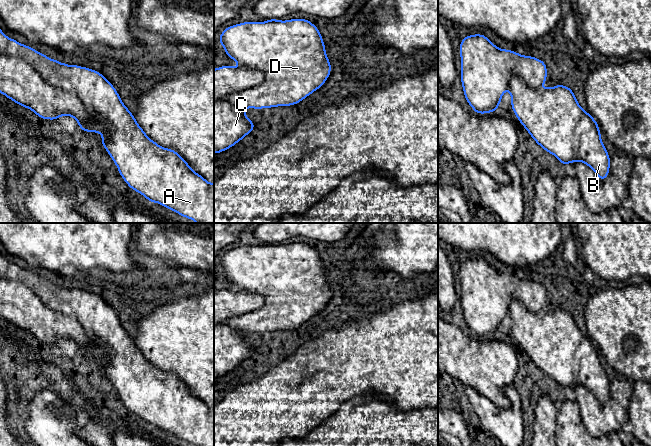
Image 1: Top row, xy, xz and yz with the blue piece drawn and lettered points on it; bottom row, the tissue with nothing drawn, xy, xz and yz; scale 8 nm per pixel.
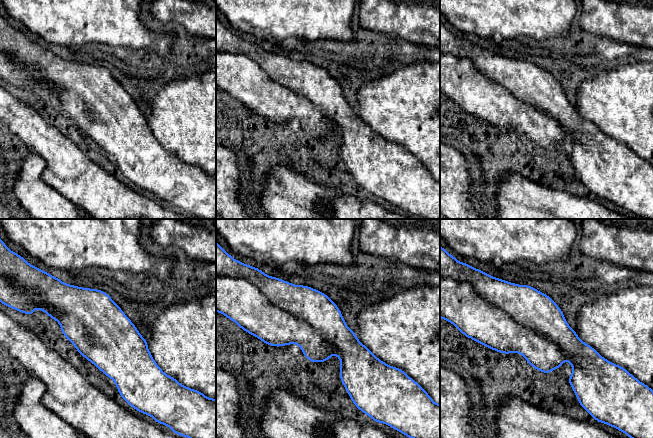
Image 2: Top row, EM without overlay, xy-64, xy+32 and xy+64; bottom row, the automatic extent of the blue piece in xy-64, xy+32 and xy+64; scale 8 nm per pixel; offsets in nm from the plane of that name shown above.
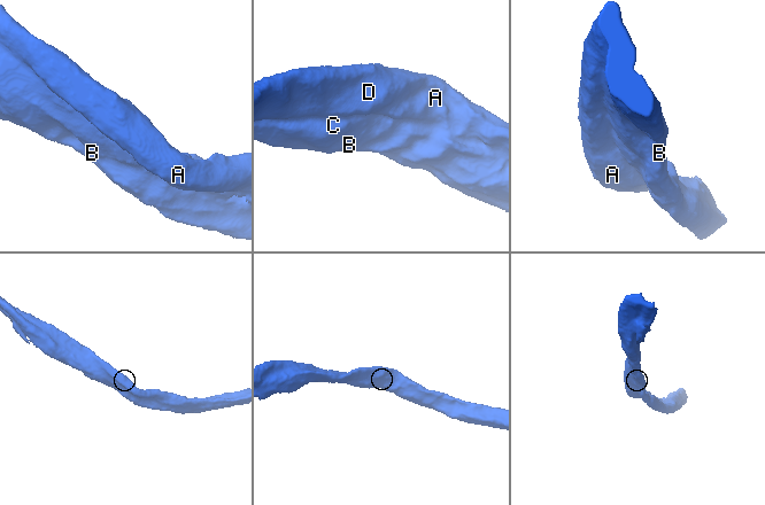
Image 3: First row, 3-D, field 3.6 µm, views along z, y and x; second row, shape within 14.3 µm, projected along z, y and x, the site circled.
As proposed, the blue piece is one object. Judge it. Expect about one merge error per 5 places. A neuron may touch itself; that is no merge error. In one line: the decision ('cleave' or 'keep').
cleave

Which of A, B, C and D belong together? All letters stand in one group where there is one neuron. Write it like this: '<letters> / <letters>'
A D / B C

